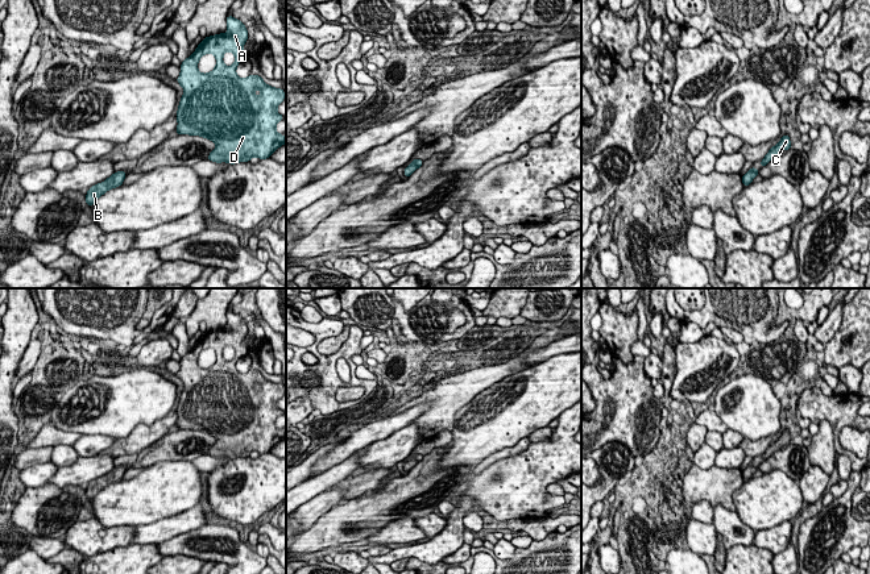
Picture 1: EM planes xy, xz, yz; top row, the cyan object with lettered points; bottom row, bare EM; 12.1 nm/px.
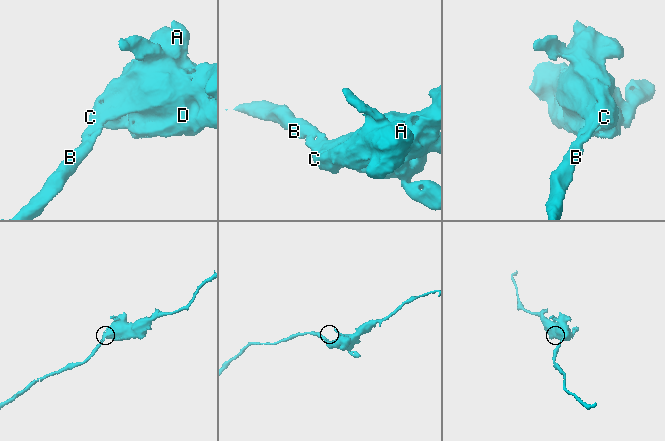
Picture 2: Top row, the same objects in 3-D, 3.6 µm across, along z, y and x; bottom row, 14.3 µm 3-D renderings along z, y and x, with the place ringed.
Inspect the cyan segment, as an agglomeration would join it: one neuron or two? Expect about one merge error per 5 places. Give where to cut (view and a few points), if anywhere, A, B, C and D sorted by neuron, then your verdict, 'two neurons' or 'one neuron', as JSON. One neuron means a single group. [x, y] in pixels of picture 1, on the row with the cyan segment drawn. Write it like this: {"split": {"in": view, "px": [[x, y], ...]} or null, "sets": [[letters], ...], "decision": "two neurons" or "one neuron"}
{"split": null, "sets": [["A", "B", "C", "D"]], "decision": "one neuron"}

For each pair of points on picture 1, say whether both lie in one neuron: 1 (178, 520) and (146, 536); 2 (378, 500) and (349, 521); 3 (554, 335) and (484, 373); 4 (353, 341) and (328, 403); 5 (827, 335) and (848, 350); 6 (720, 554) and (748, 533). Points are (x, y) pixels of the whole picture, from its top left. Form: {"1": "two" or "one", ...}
{"1": "one", "2": "one", "3": "one", "4": "one", "5": "two", "6": "two"}

